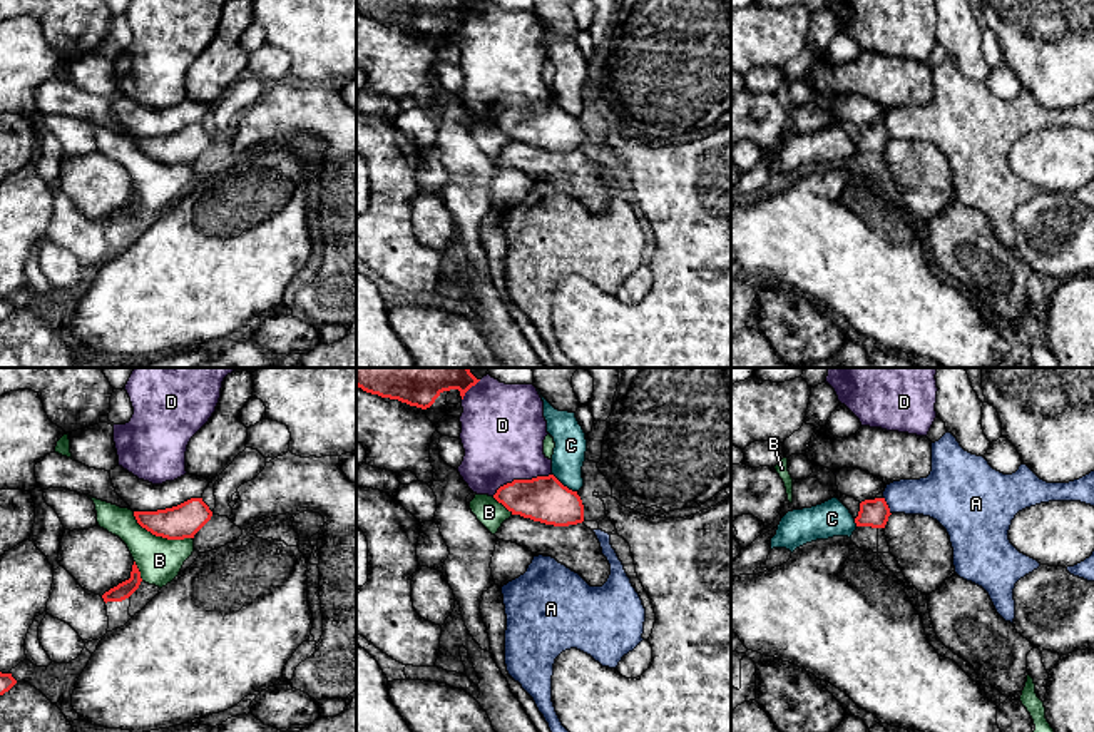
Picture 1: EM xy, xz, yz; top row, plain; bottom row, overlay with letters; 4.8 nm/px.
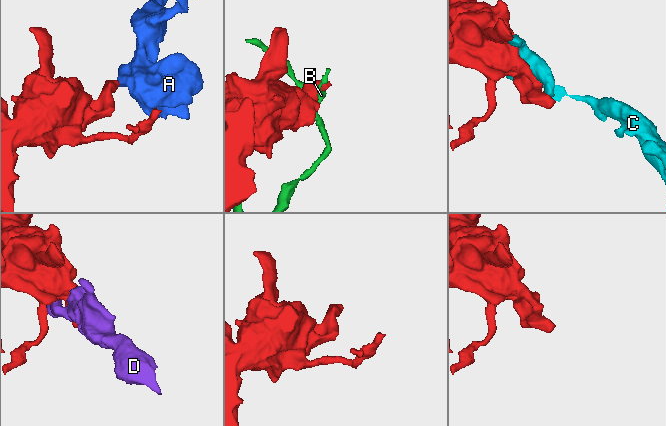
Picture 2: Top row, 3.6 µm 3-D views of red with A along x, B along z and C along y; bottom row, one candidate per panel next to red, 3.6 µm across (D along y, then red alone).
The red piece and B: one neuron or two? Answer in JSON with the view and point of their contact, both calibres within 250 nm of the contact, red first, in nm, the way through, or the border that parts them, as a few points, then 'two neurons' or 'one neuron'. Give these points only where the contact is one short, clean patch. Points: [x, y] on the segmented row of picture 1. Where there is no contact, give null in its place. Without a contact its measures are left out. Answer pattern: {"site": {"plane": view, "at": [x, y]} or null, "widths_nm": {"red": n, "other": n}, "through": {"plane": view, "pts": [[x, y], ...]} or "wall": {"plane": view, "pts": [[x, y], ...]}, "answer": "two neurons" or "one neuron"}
{"site": {"plane": "xy", "at": [159, 535]}, "widths_nm": {"red": 160, "other": 220}, "answer": "two neurons"}

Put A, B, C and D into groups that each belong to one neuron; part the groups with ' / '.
A / B / C / D

